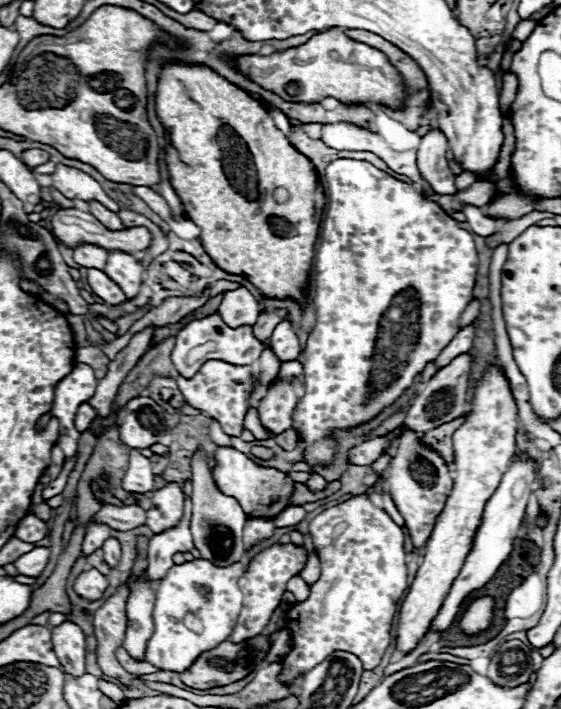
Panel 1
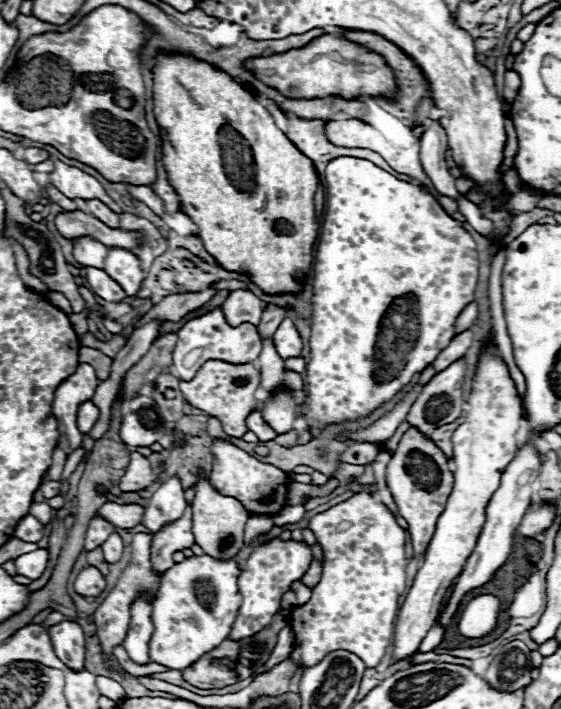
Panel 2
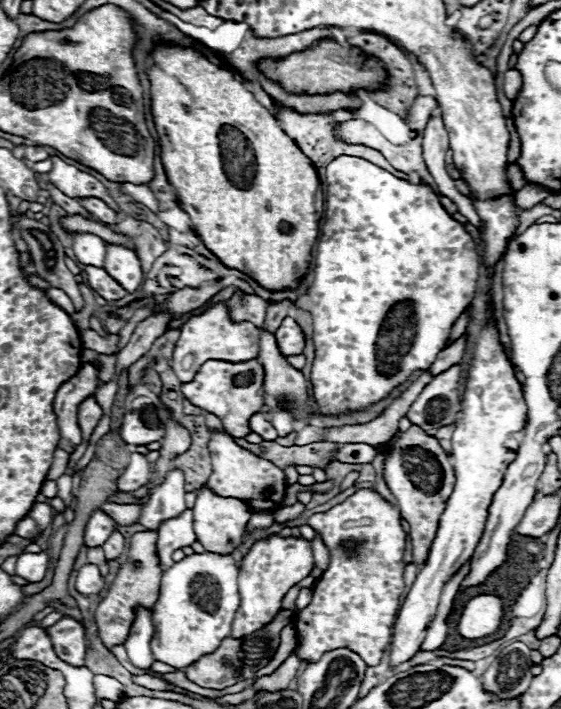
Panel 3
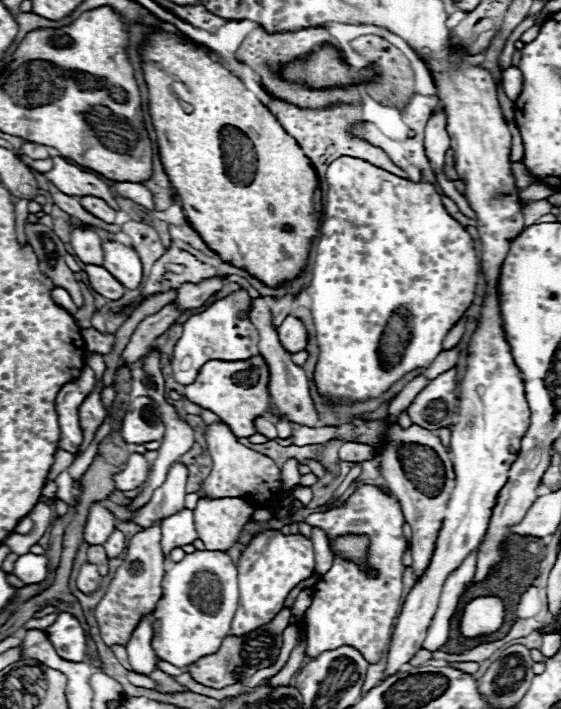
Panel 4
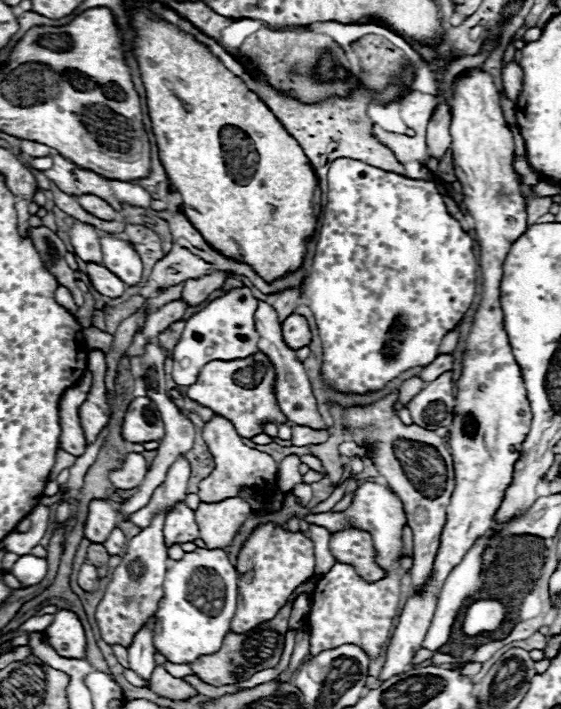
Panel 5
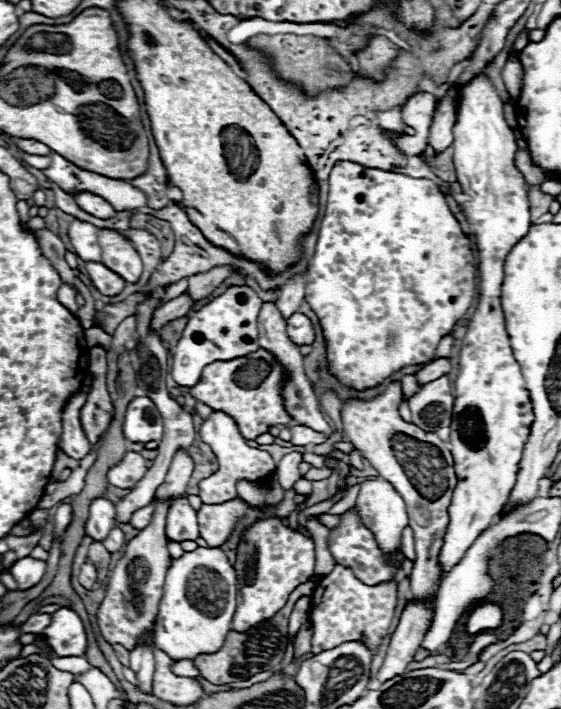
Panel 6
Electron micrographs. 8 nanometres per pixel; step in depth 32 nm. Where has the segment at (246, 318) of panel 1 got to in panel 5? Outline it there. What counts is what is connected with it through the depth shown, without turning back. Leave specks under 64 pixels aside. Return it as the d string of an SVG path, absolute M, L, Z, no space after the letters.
M258 300L258 308L256 308L256 314L254 314L254 324L256 324L256 328L258 328L258 348L270 358L270 364L274 366L274 372L276 372L274 394L276 394L276 402L278 402L278 406L282 408L284 416L286 416L290 422L300 424L300 426L328 428L328 426L322 422L322 416L318 414L316 400L314 400L314 394L312 394L312 388L310 388L310 382L308 382L308 376L306 376L304 366L294 358L296 352L290 350L290 348L284 344L284 340L282 340L282 330L280 330L282 324L278 324L278 316L276 316L274 308L268 306L266 302Z

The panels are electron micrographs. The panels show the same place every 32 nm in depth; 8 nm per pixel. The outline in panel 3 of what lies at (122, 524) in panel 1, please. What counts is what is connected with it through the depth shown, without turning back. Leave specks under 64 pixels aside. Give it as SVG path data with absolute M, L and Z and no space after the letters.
M104 502L102 512L106 512L118 526L132 526L138 522L138 516L142 512L140 504L114 504Z

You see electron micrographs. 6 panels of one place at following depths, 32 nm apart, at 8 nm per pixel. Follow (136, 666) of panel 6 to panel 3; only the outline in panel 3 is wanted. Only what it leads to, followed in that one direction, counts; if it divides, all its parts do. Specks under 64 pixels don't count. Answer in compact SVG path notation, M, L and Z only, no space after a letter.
M138 606L134 612L138 612L138 616L134 616L134 624L130 628L124 648L134 666L148 668L154 662L152 652L150 652L150 640L154 634L152 612L150 612L150 608L142 608L142 606Z

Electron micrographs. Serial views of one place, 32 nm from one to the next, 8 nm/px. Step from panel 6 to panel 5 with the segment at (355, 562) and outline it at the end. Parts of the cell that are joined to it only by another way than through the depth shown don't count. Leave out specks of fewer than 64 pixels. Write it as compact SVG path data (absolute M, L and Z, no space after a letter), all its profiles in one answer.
M362 530L338 532L330 538L330 550L338 560L352 564L358 570L358 574L370 582L380 580L384 576L382 568L374 564L374 548L368 532Z

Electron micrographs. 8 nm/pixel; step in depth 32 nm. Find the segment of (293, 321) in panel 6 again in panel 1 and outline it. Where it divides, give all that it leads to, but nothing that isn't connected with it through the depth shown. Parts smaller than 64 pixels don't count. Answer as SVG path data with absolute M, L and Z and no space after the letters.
M288 320L280 322L272 336L266 340L266 344L270 346L270 350L276 354L276 358L280 362L290 362L290 360L296 360L298 354L300 354L300 342L298 342L298 336L294 334L292 326Z

